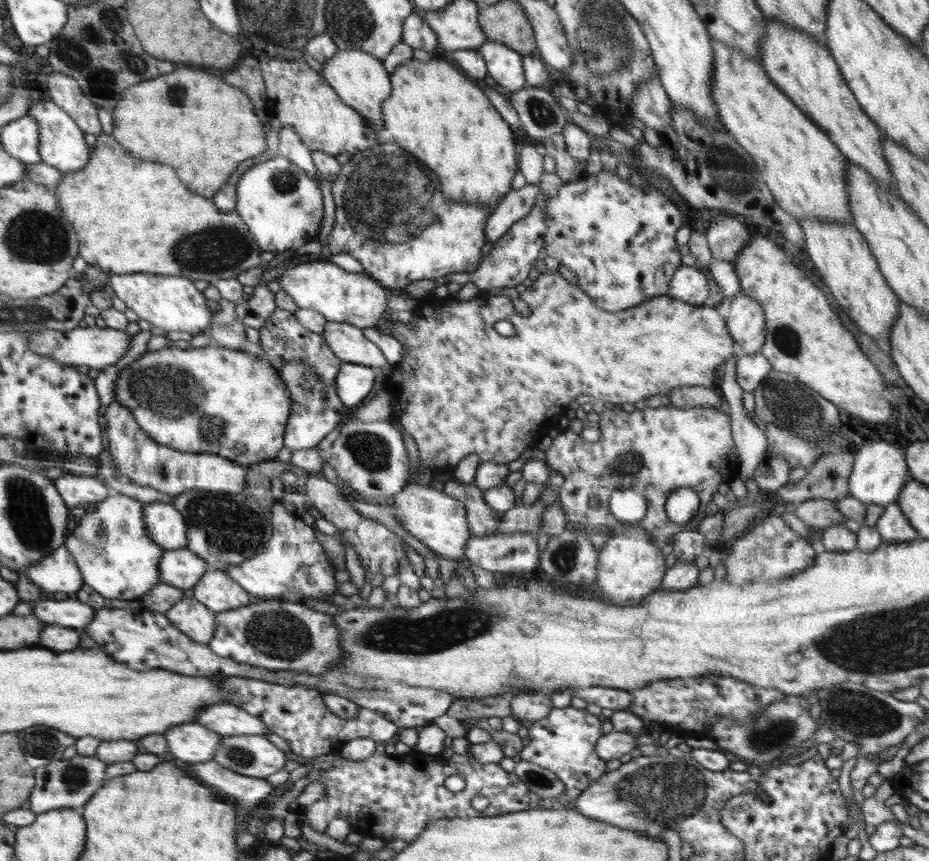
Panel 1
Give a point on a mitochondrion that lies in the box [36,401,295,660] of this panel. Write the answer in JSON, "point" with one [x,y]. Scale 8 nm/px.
{"point":[228,525]}

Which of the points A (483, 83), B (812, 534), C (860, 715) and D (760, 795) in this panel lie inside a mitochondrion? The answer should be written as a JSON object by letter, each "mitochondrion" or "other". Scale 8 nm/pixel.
{"A":"other","B":"other","C":"mitochondrion","D":"other"}

